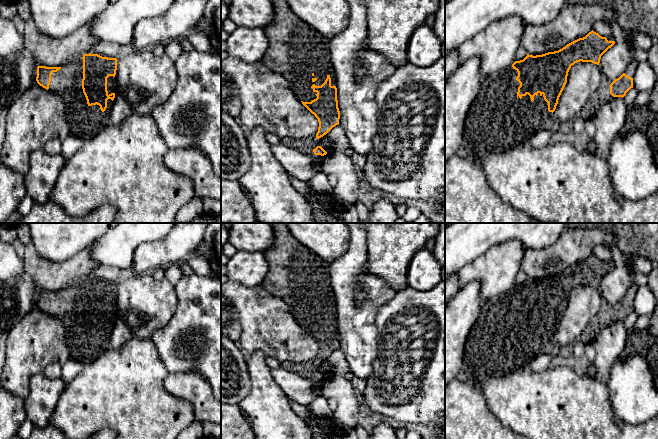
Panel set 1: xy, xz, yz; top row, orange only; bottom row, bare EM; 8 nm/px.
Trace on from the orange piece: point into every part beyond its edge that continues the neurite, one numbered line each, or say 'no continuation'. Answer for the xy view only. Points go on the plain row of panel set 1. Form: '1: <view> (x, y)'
1: xy (85, 346)

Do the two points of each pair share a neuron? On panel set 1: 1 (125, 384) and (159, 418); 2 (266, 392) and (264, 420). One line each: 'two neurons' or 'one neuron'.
1: one neuron
2: one neuron

